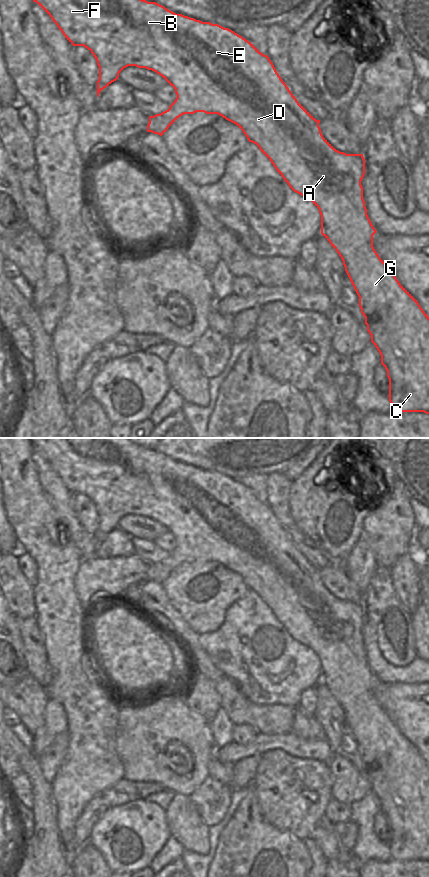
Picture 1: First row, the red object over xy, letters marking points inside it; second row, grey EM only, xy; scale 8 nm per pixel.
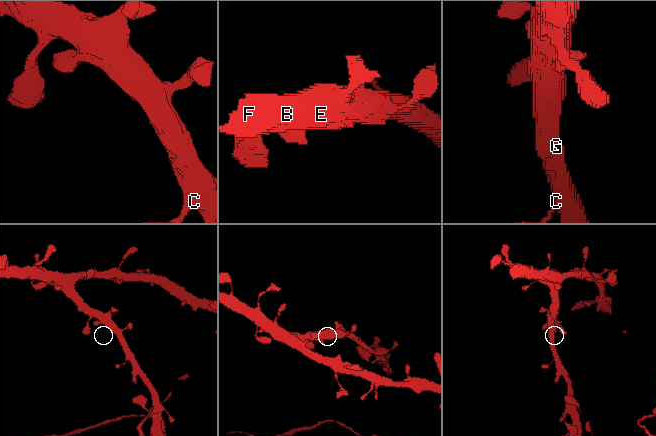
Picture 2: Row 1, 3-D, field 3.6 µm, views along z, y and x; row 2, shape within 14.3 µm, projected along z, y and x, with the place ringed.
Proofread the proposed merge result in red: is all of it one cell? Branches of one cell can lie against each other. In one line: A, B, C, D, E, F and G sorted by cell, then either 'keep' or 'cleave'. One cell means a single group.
A B C D E F G | keep

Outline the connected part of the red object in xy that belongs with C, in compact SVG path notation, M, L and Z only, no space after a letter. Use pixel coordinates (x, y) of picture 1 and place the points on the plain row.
M29 438L33 450L36 450L53 468L65 486L73 494L84 494L91 499L99 515L97 529L97 545L99 541L116 529L119 521L128 514L146 516L162 524L174 537L177 543L169 557L154 564L149 564L147 580L160 584L182 563L204 560L218 562L226 568L236 572L245 582L249 590L256 592L261 600L271 609L277 620L283 625L289 635L304 646L308 646L318 657L321 663L321 682L329 689L343 709L345 719L359 745L359 755L365 765L367 779L371 783L371 790L381 803L381 812L387 819L389 827L389 849L391 860L424 860L429 862L429 765L423 759L417 748L399 731L387 712L379 705L373 695L373 683L377 680L373 675L363 647L361 629L365 623L365 607L363 602L346 602L336 598L322 583L319 575L320 568L316 568L295 546L285 530L277 521L273 511L267 503L262 502L251 490L234 479L218 472L202 470L182 462L176 462L156 450L148 450L136 446L128 438Z

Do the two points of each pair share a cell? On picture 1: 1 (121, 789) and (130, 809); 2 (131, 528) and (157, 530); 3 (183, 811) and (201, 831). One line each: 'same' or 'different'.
1: different
2: same
3: same

